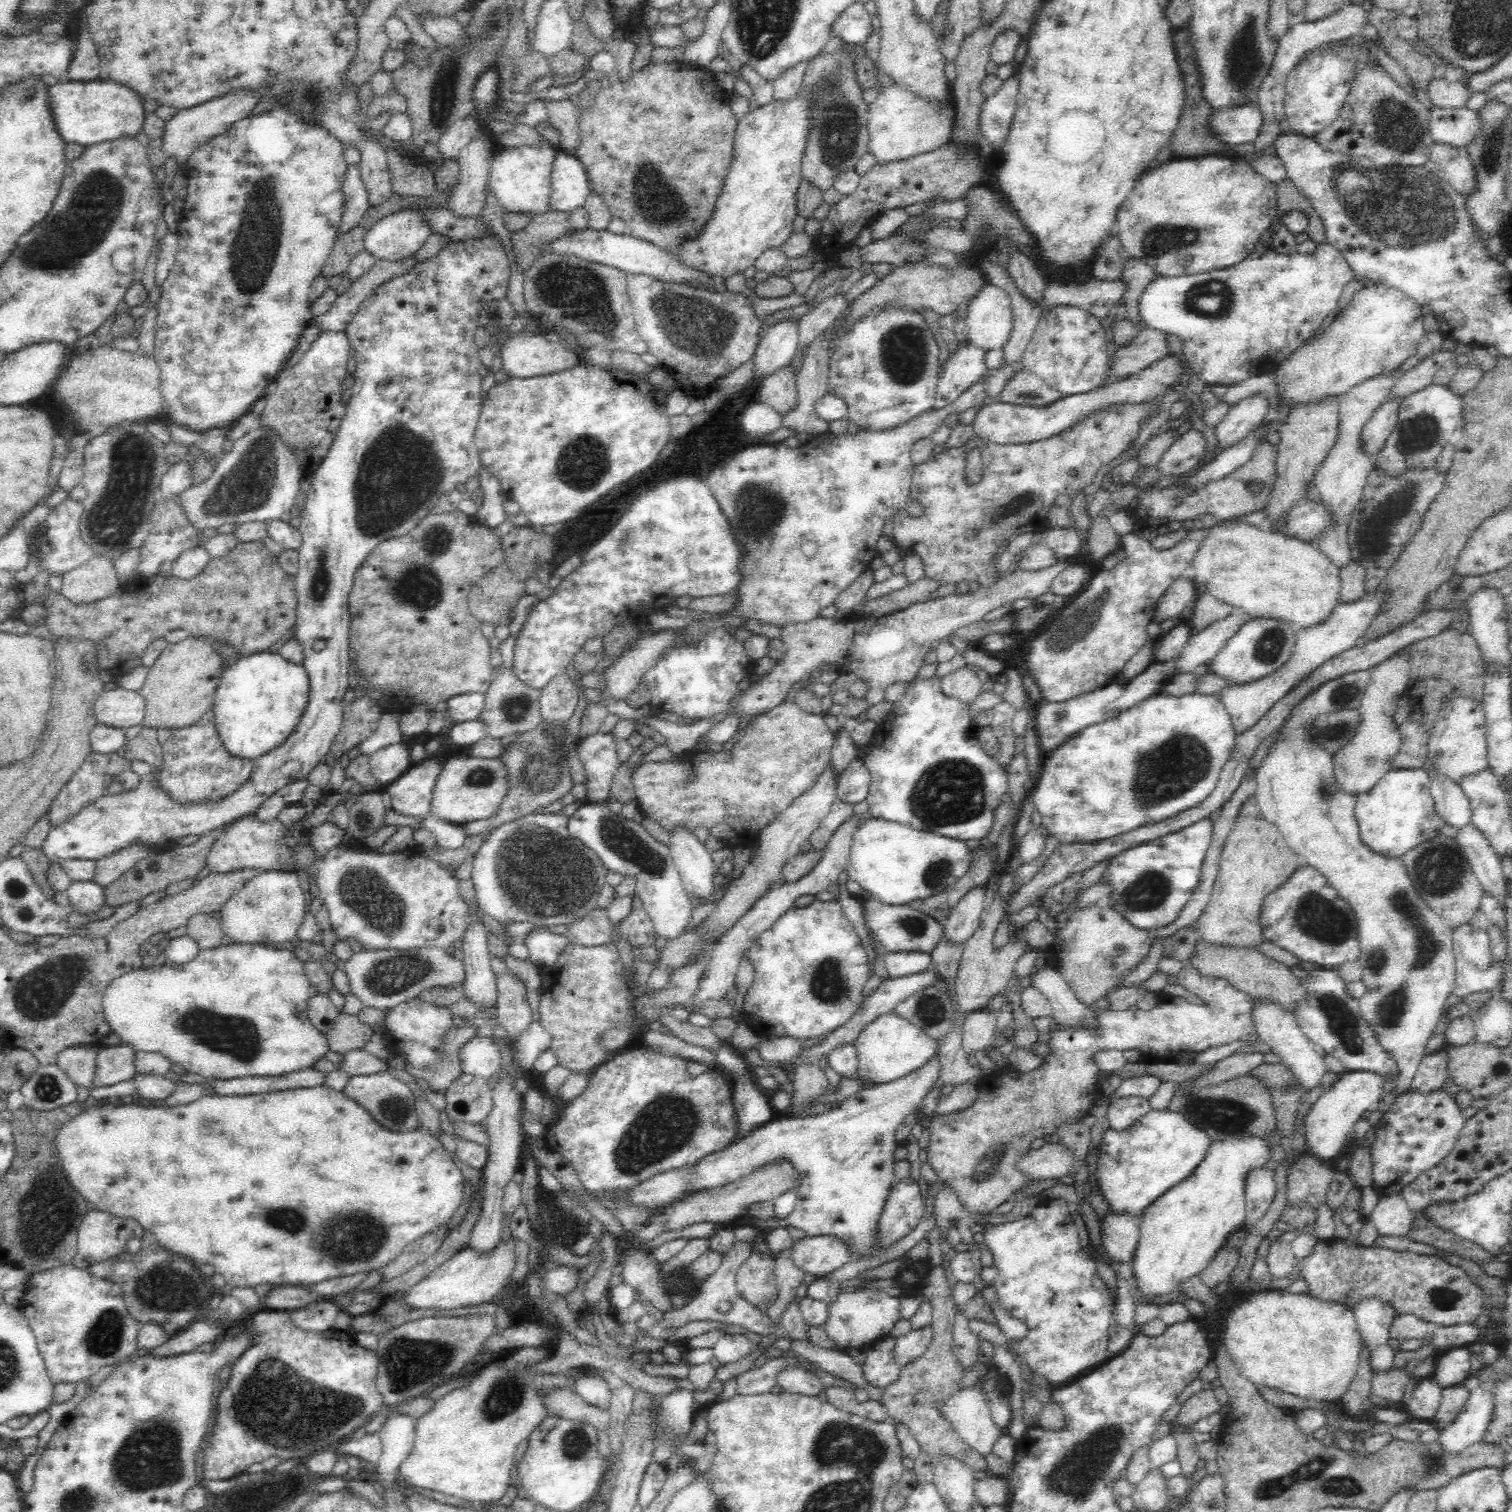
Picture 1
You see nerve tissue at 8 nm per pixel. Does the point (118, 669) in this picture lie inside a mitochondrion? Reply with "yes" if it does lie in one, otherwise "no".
no

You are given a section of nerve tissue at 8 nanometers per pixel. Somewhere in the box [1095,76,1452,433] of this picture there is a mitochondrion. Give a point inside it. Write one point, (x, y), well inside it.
(1397, 126)

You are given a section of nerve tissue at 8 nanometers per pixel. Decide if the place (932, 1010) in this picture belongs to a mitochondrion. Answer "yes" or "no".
yes

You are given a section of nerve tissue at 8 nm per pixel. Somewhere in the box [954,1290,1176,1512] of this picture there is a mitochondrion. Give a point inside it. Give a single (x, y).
(1076, 1475)

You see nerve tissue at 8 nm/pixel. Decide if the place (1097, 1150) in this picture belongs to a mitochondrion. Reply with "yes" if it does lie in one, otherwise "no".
no

